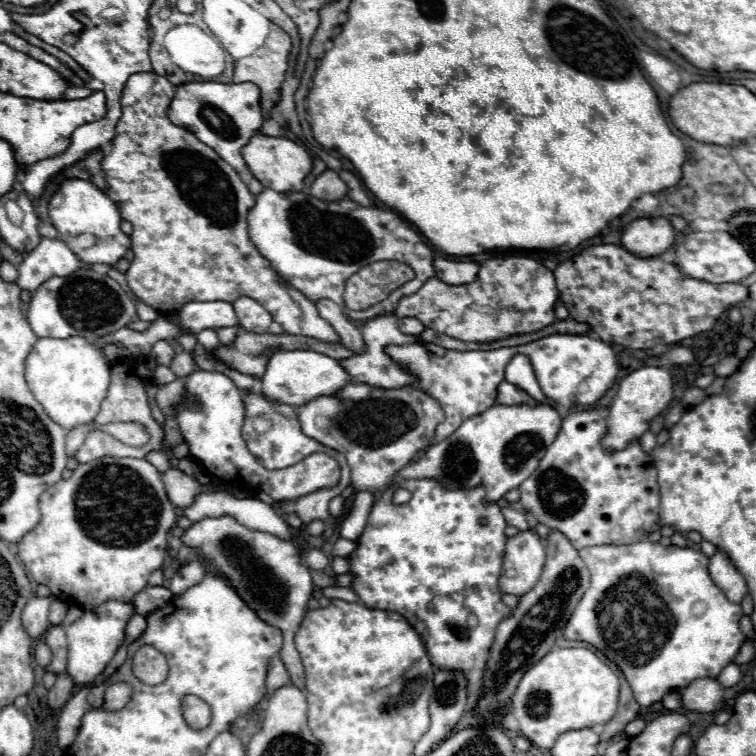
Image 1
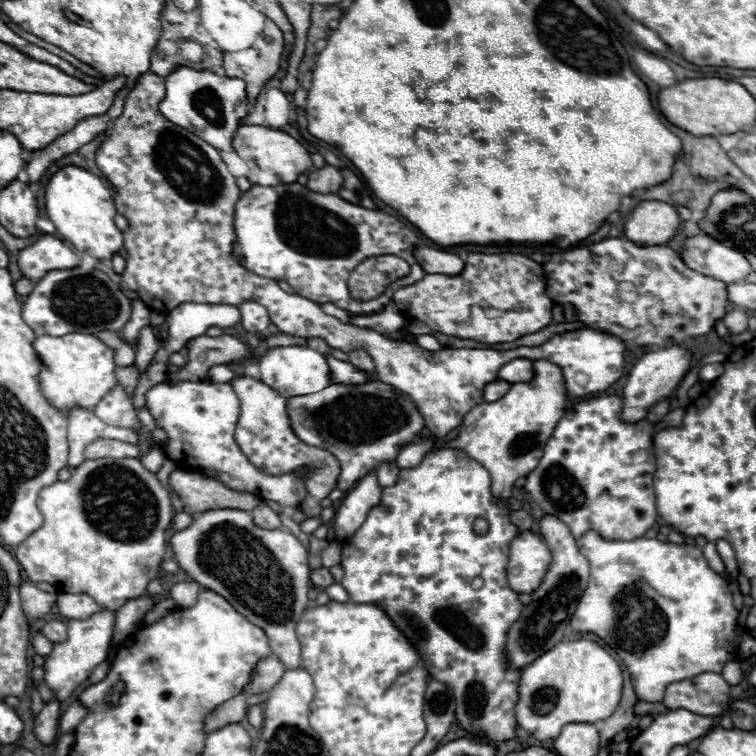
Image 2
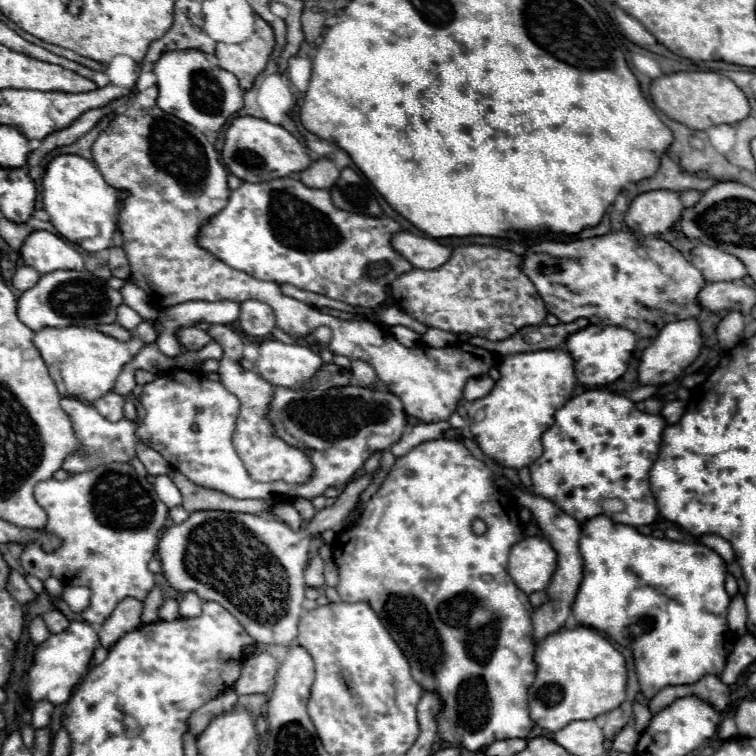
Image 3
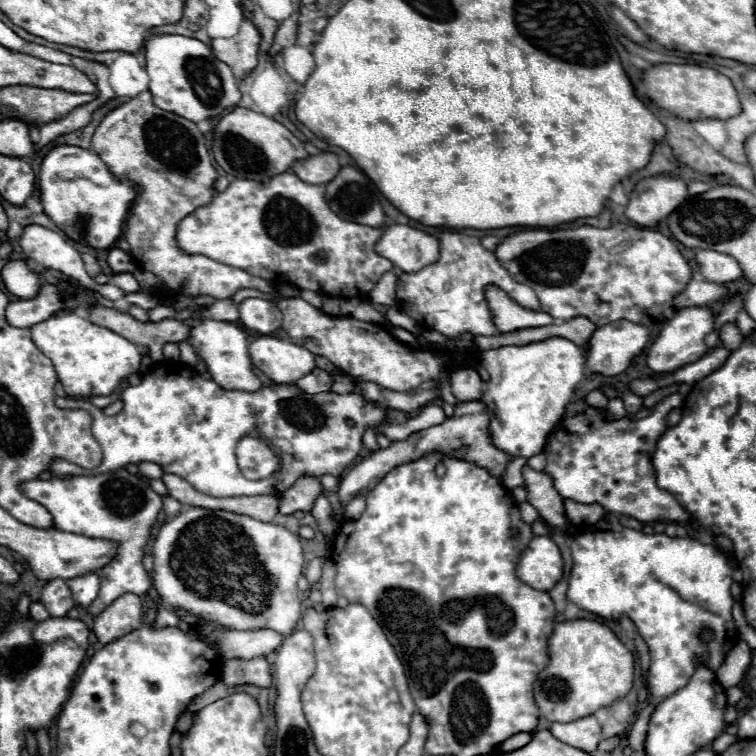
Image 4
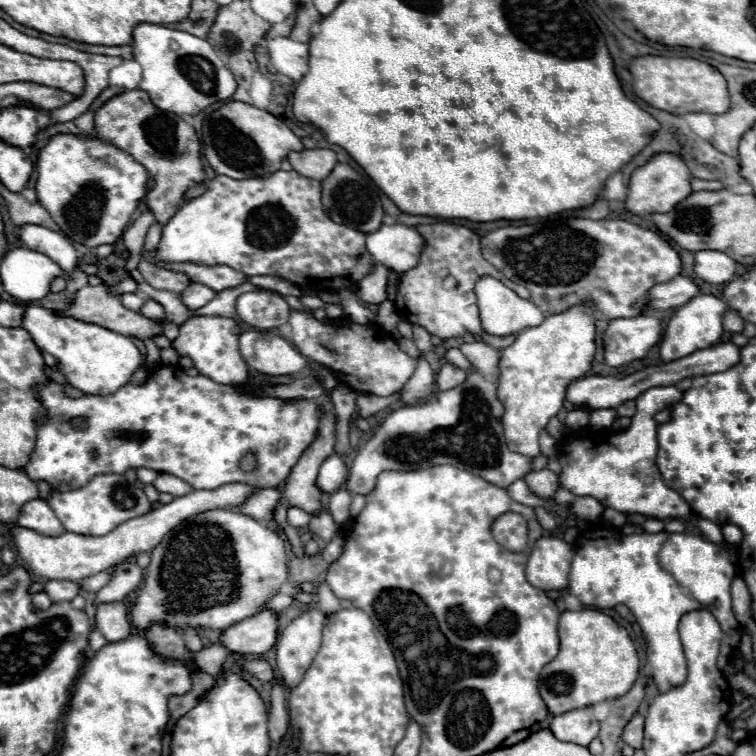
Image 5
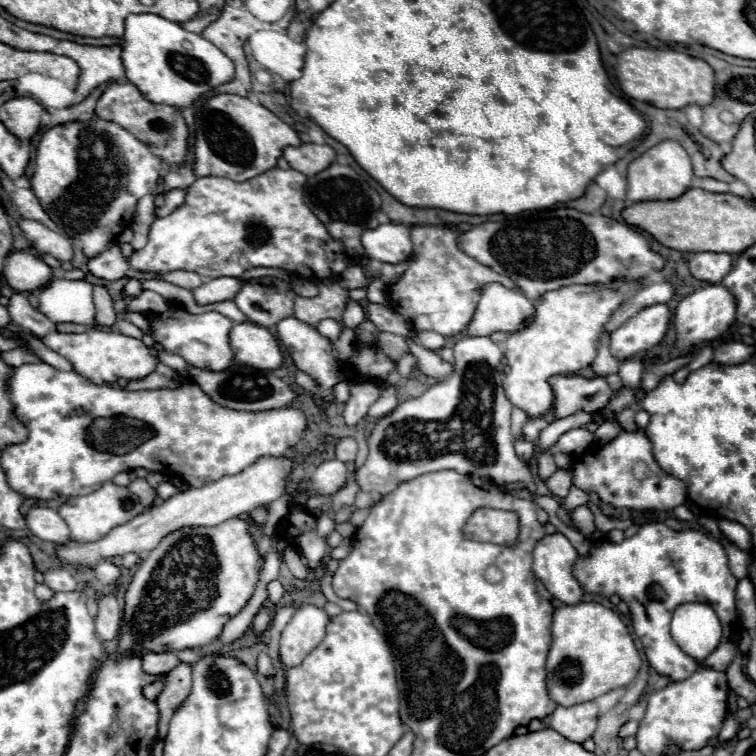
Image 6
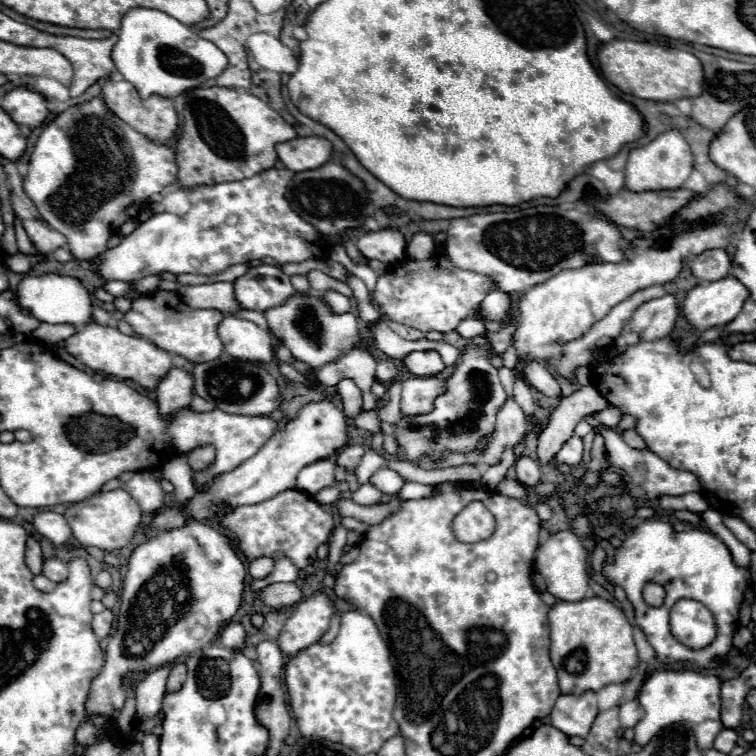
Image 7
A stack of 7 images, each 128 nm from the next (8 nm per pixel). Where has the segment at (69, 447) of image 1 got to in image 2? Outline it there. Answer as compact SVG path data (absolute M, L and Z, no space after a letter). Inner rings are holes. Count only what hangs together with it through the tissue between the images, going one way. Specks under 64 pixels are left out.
M82 408L72 410L68 414L68 444L70 444L68 466L72 468L80 466L84 462L84 448L96 438L114 438L128 442L132 440L132 430L128 428L128 432L124 432L124 428L108 426L92 410Z

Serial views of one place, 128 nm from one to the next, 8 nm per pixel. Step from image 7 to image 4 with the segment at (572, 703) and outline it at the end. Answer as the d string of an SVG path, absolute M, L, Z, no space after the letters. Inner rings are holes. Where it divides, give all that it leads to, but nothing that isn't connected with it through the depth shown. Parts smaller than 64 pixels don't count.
M586 716L574 722L566 722L566 724L552 724L550 732L554 734L554 738L558 738L560 742L580 748L588 754L592 754L598 748L598 742L602 740L600 734L600 724L596 722L594 716Z

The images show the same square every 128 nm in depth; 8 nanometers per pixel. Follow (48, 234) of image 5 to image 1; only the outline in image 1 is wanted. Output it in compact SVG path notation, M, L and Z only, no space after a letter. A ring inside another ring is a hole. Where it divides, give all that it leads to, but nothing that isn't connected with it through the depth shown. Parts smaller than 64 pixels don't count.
M42 238L42 242L30 254L26 254L18 266L20 276L16 284L22 290L34 292L44 280L52 276L70 276L80 266L80 260L62 240Z

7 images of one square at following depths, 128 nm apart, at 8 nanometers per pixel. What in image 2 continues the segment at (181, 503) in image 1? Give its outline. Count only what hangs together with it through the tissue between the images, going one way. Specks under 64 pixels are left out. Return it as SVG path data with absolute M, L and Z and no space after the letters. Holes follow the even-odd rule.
M174 470L168 478L168 486L182 500L184 512L188 514L212 508L238 508L248 512L262 502L256 494L236 492L216 478L210 478L210 482L196 482L196 476L186 470Z

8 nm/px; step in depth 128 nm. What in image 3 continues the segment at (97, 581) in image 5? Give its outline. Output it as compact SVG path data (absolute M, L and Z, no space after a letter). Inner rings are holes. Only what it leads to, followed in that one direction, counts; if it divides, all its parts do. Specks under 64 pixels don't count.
M66 586L62 592L62 600L74 614L82 614L90 606L90 590L84 586Z

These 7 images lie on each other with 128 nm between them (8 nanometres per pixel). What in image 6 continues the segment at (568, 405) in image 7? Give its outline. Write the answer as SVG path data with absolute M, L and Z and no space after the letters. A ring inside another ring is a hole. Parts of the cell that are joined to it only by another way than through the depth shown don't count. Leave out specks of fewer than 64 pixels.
M542 452L542 454L538 456L538 478L546 482L556 470L558 470L558 468L556 468L556 464L554 464L554 460L552 460L552 454L550 454L550 452Z

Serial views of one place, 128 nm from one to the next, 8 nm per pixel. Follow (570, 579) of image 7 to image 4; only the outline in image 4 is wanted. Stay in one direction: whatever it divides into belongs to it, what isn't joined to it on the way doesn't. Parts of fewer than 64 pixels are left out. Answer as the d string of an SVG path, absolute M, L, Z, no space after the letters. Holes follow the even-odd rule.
M534 536L520 554L516 576L534 590L550 590L562 576L562 554L550 536Z

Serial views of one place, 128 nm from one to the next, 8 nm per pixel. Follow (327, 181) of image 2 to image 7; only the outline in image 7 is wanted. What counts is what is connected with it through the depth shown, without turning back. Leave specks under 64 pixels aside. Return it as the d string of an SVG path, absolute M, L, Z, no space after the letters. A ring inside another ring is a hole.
M308 136L278 144L276 152L286 168L292 172L304 172L308 168L320 168L320 164L326 164L332 154L332 144L326 138Z

